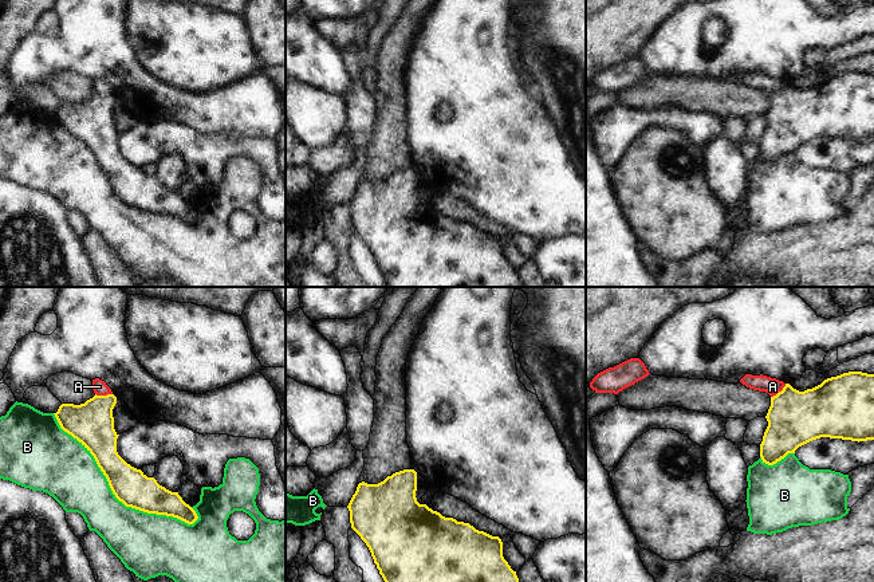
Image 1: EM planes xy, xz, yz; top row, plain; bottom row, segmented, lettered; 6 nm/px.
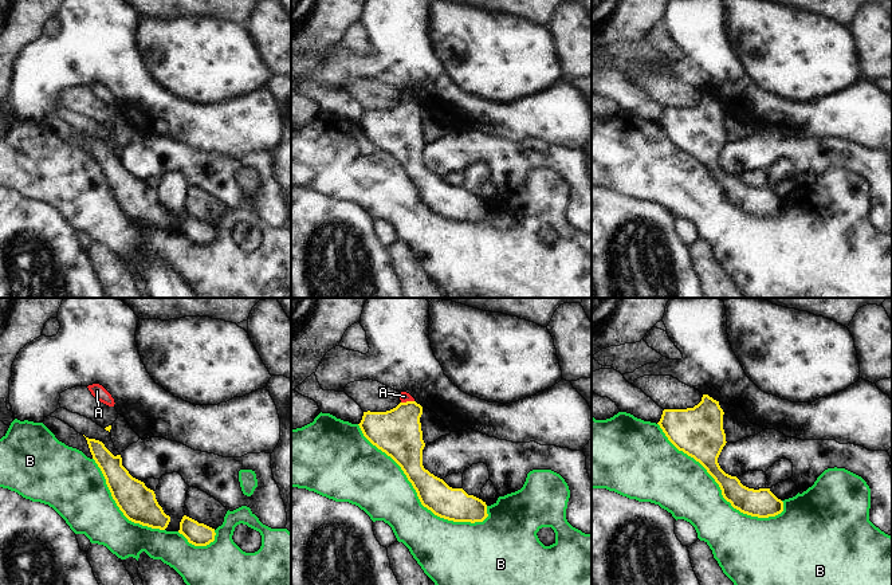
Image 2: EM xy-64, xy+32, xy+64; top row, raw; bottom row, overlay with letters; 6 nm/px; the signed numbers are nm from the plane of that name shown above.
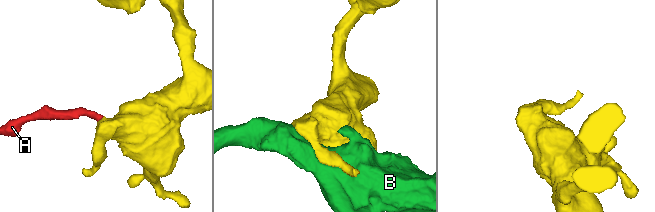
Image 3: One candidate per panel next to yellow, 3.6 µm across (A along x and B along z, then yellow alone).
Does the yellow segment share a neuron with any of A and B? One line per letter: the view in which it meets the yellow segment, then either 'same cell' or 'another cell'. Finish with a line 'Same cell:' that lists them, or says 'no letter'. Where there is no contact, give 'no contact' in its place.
A: contact in yz; same cell
B: contact in xy; another cell
Same cell: A

